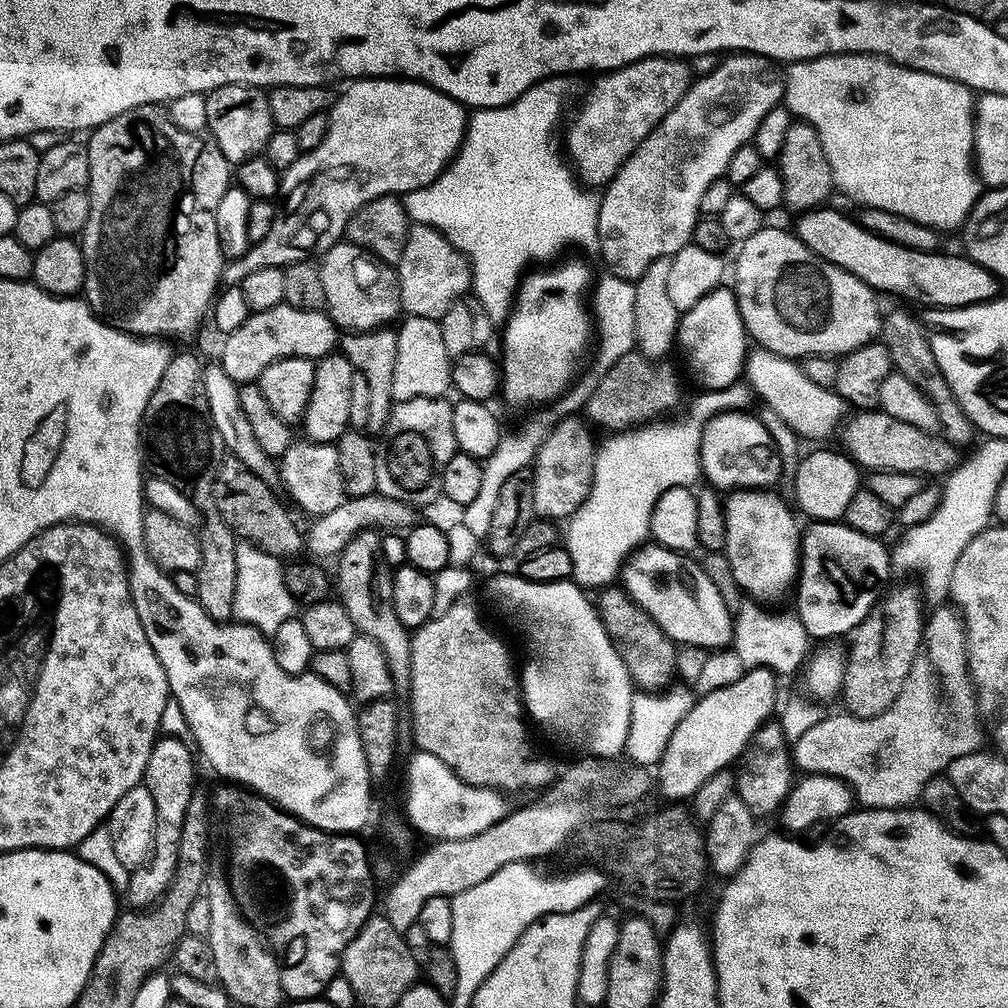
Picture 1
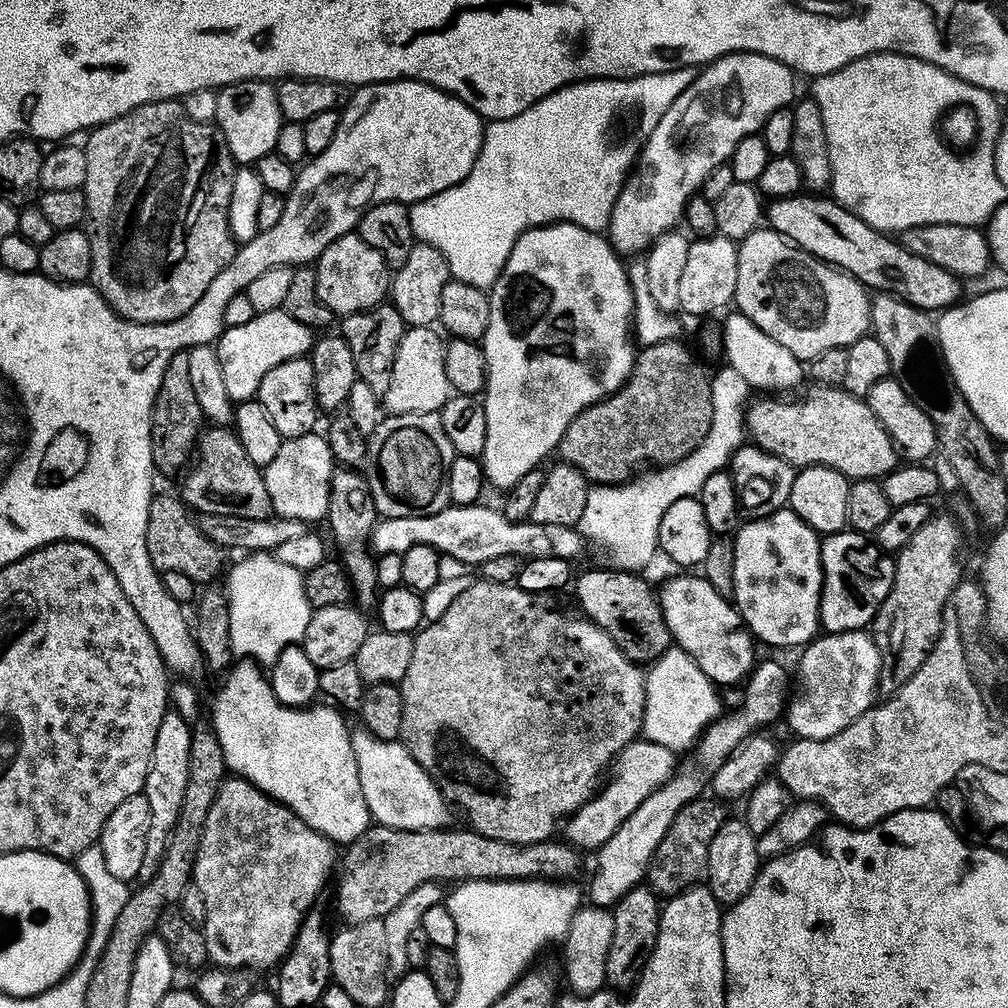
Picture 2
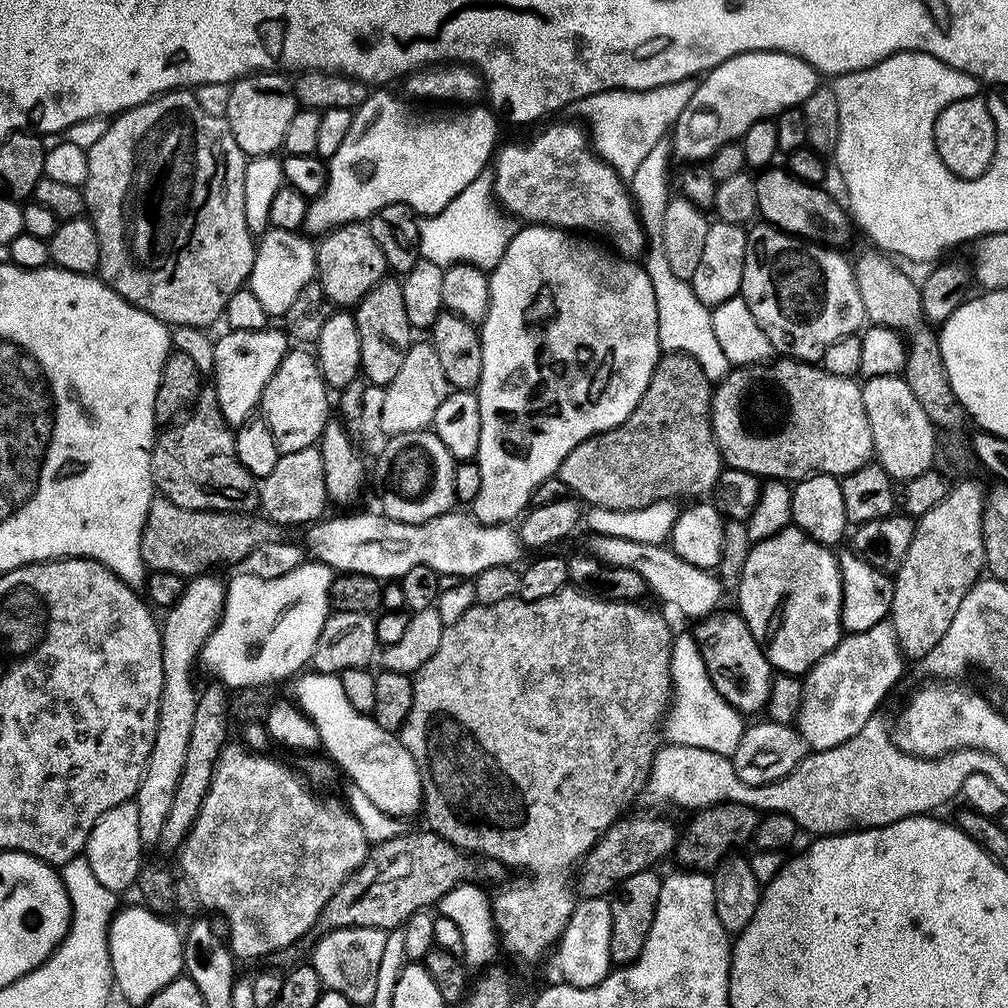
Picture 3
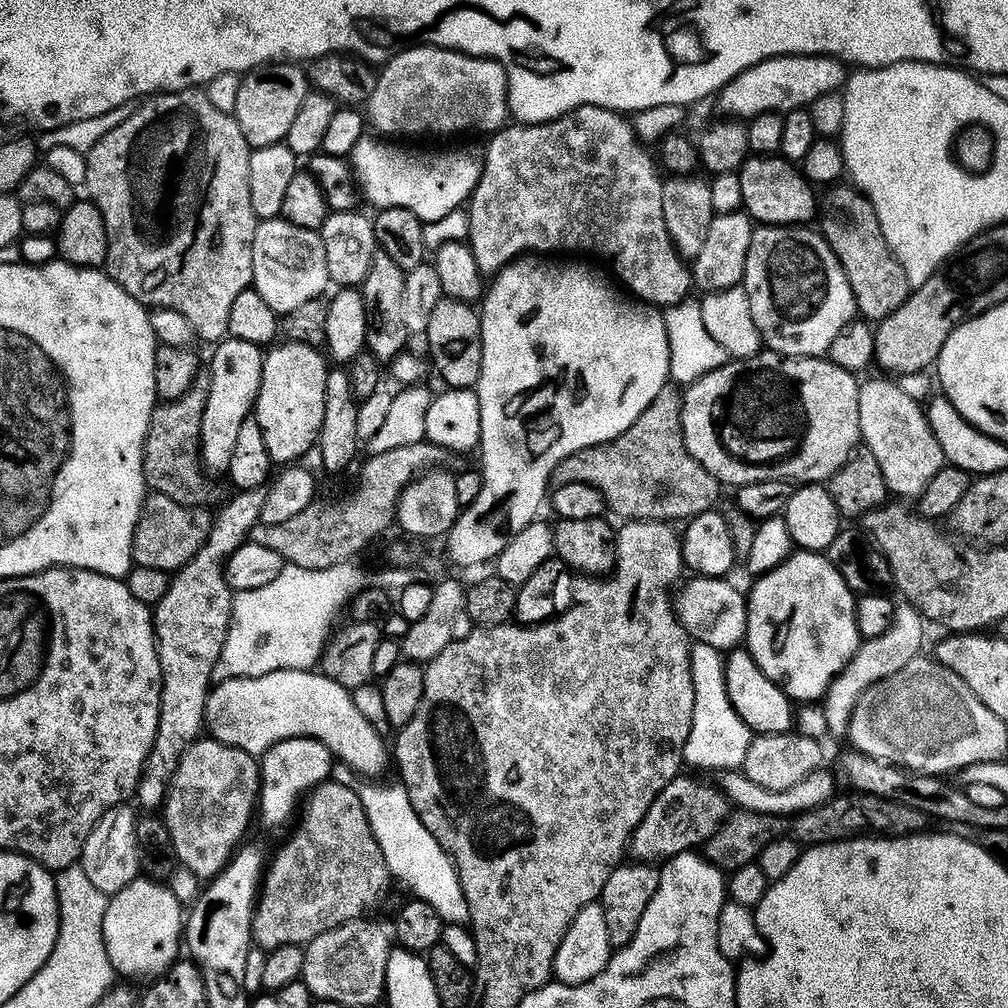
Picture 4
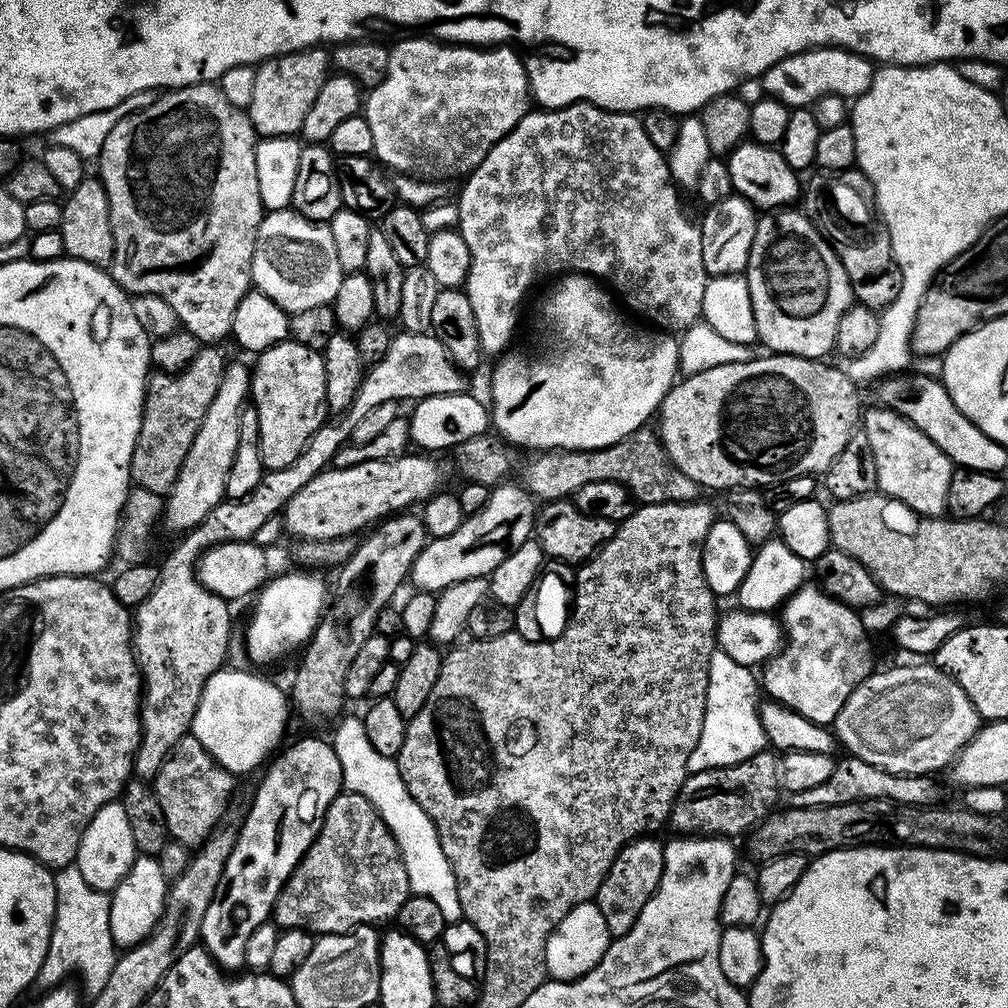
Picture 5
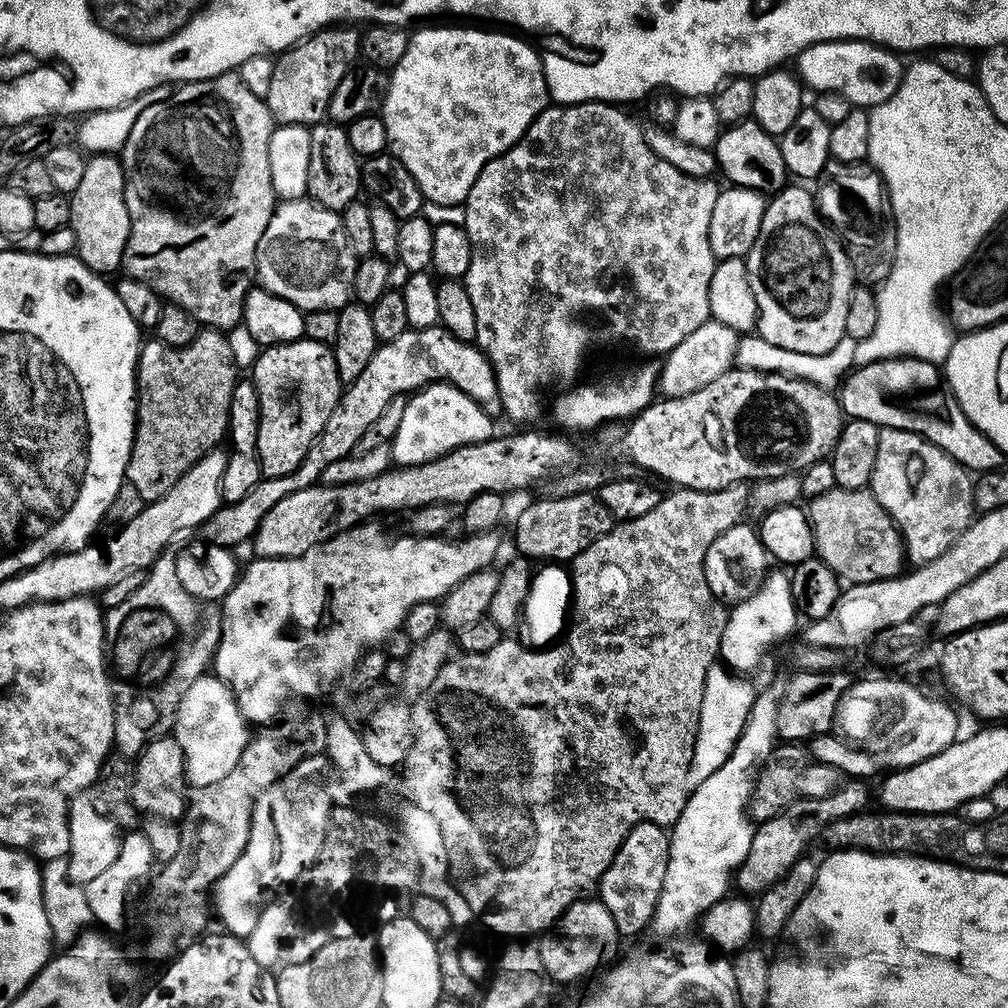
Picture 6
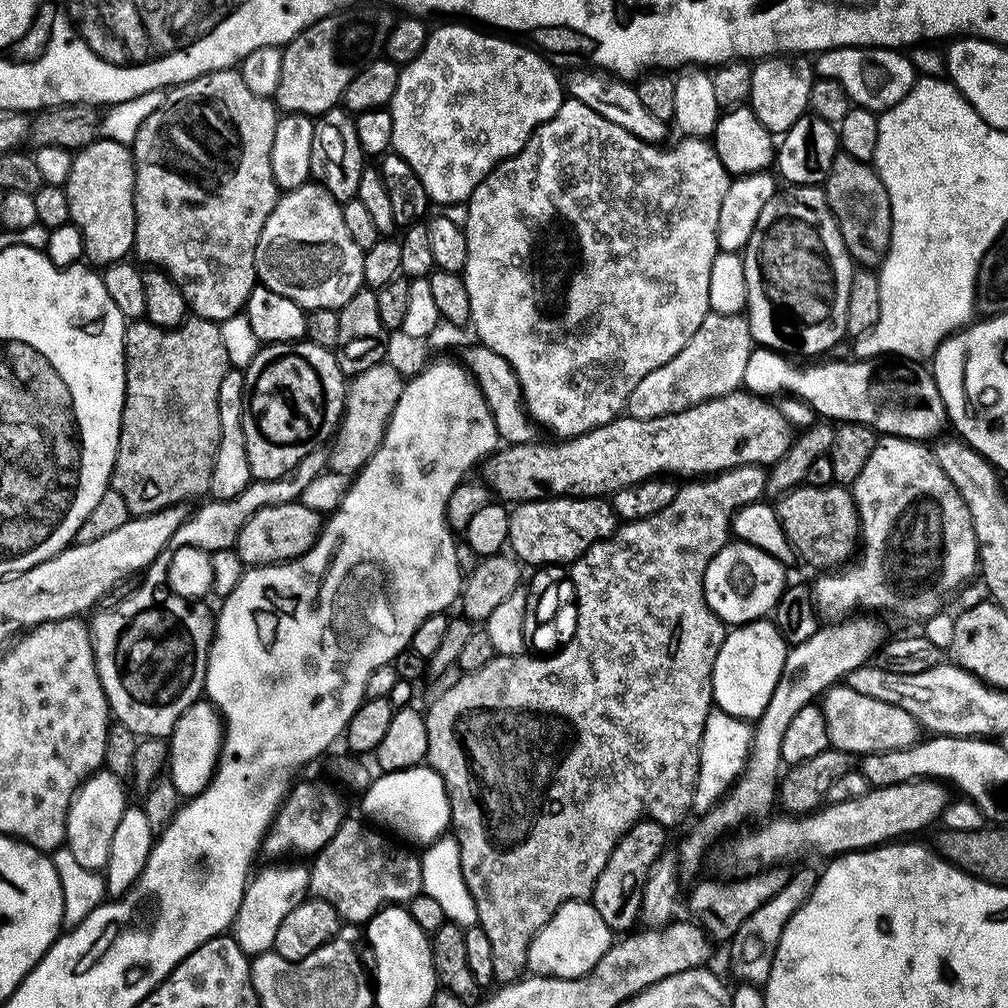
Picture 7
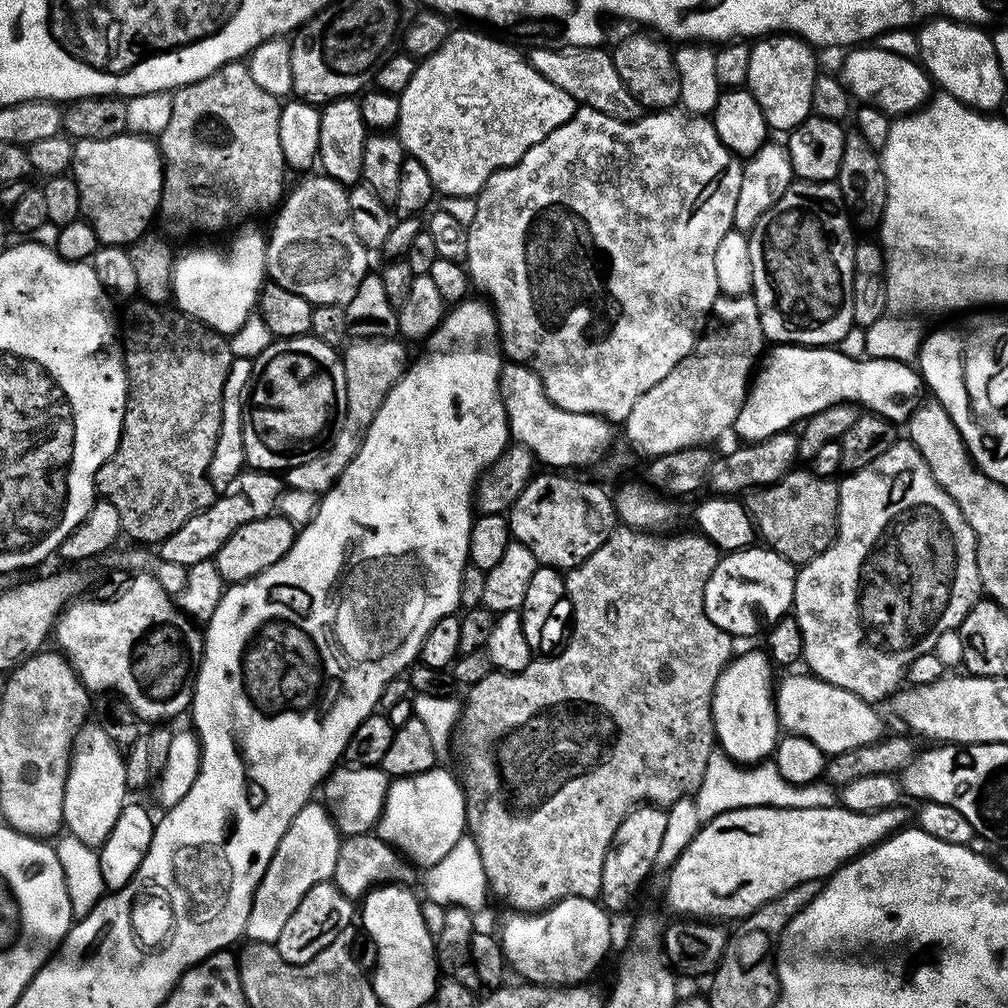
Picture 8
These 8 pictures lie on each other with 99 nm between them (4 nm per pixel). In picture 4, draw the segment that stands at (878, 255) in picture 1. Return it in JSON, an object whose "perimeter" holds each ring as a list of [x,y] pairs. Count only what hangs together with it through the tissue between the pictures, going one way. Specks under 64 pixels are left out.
{"perimeter":[[[779,154],[771,156],[749,155],[740,170],[742,182],[743,211],[752,217],[753,221],[760,224],[783,224],[785,226],[804,226],[809,223],[808,219],[815,217],[818,212],[818,196],[815,196],[813,185],[804,179],[804,173],[793,161],[785,160]]]}

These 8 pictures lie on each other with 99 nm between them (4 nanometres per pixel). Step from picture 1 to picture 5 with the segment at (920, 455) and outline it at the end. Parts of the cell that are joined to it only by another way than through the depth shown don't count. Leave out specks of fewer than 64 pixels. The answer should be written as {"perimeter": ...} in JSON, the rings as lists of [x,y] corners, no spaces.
{"perimeter":[[[763,354],[757,358],[749,358],[746,361],[734,361],[733,364],[714,366],[713,369],[702,370],[700,373],[685,375],[677,379],[672,385],[672,389],[665,394],[664,400],[658,409],[658,435],[660,443],[664,445],[664,453],[672,459],[672,465],[686,478],[690,478],[701,489],[720,488],[754,488],[765,486],[764,484],[780,484],[783,480],[796,480],[799,476],[812,476],[823,474],[828,471],[828,467],[842,454],[842,446],[850,442],[852,433],[857,431],[862,420],[862,407],[860,408],[860,396],[856,393],[857,381],[848,375],[843,367],[835,368],[832,364],[824,364],[823,359],[808,360],[805,356],[785,356],[783,354]]]}

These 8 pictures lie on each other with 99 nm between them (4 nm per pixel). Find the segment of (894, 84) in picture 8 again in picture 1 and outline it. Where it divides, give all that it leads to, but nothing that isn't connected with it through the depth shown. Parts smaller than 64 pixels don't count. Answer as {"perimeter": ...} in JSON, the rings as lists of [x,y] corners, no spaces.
{"perimeter":[[[728,54],[721,60],[724,61],[709,76],[704,76],[701,80],[700,77],[693,79],[692,85],[688,87],[683,98],[676,103],[674,110],[670,110],[670,114],[666,114],[666,118],[662,118],[662,122],[637,146],[633,156],[619,168],[618,174],[605,187],[603,191],[605,194],[604,196],[601,195],[600,198],[597,247],[602,254],[603,260],[609,265],[607,271],[611,275],[635,282],[644,273],[646,266],[650,266],[650,262],[671,258],[675,256],[678,250],[682,250],[688,245],[691,241],[696,221],[701,215],[700,203],[702,202],[702,194],[706,192],[706,186],[710,186],[710,182],[721,179],[727,173],[730,158],[734,158],[734,150],[738,150],[742,145],[749,143],[756,135],[758,122],[762,122],[762,118],[766,118],[766,114],[770,114],[770,110],[783,101],[784,72],[781,69],[776,69],[779,67],[768,57],[759,54]]]}

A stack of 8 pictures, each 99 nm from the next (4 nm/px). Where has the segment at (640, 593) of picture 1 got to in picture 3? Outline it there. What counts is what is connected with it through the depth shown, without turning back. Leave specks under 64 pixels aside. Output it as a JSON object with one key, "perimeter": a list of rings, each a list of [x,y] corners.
{"perimeter":[[[735,611],[723,612],[701,619],[695,625],[696,630],[694,629],[694,637],[705,660],[710,682],[713,683],[715,690],[718,690],[718,694],[739,713],[763,713],[768,706],[774,669],[768,663],[754,634],[750,634],[742,617]]]}

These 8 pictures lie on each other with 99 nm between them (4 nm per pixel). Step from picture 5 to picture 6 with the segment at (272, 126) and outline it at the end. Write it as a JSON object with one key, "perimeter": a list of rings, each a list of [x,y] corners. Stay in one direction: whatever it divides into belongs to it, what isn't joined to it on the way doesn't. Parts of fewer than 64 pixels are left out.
{"perimeter":[[[329,26],[292,45],[287,52],[279,53],[274,60],[274,74],[270,77],[270,90],[262,98],[273,121],[281,124],[311,126],[321,123],[328,115],[330,94],[338,82],[361,59],[361,33],[352,26]]]}

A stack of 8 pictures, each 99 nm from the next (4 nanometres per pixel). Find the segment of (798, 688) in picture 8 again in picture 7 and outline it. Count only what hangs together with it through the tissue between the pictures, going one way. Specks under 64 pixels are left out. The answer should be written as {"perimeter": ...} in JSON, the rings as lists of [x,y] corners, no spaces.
{"perimeter":[[[833,686],[823,693],[822,711],[828,731],[831,747],[849,754],[867,754],[869,752],[889,752],[902,750],[917,743],[922,736],[922,728],[915,718],[890,702],[878,701],[855,693],[845,686]]]}

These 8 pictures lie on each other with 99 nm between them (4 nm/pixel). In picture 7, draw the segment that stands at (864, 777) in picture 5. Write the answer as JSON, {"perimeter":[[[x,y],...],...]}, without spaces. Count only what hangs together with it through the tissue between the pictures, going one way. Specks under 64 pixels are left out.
{"perimeter":[[[768,866],[755,874],[745,875],[745,880],[704,880],[701,884],[696,884],[692,888],[692,893],[688,896],[688,912],[695,923],[699,924],[713,941],[731,941],[735,937],[736,931],[762,906],[762,902],[770,902],[782,886],[786,886],[790,872],[784,866]]]}

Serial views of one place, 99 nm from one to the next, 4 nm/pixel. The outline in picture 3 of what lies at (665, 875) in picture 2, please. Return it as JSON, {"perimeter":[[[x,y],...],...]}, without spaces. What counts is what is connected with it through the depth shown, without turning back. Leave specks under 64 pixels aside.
{"perimeter":[[[712,804],[709,808],[701,808],[696,816],[679,833],[674,849],[674,860],[681,869],[689,872],[711,873],[725,862],[731,848],[753,839],[761,817],[757,809],[741,804]]]}

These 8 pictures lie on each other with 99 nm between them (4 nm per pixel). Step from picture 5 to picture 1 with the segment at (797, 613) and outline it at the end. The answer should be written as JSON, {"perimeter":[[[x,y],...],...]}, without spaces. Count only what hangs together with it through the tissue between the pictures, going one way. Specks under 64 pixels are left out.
{"perimeter":[[[742,488],[739,490],[732,490],[724,496],[724,513],[726,514],[726,546],[724,547],[724,555],[728,557],[730,562],[730,570],[734,570],[734,578],[738,582],[741,593],[753,596],[751,598],[756,602],[766,602],[764,600],[780,600],[784,595],[793,591],[794,585],[797,583],[797,577],[800,575],[801,566],[801,537],[802,537],[802,525],[796,521],[797,513],[790,507],[780,496],[775,496],[775,491],[761,490],[758,488]]]}

